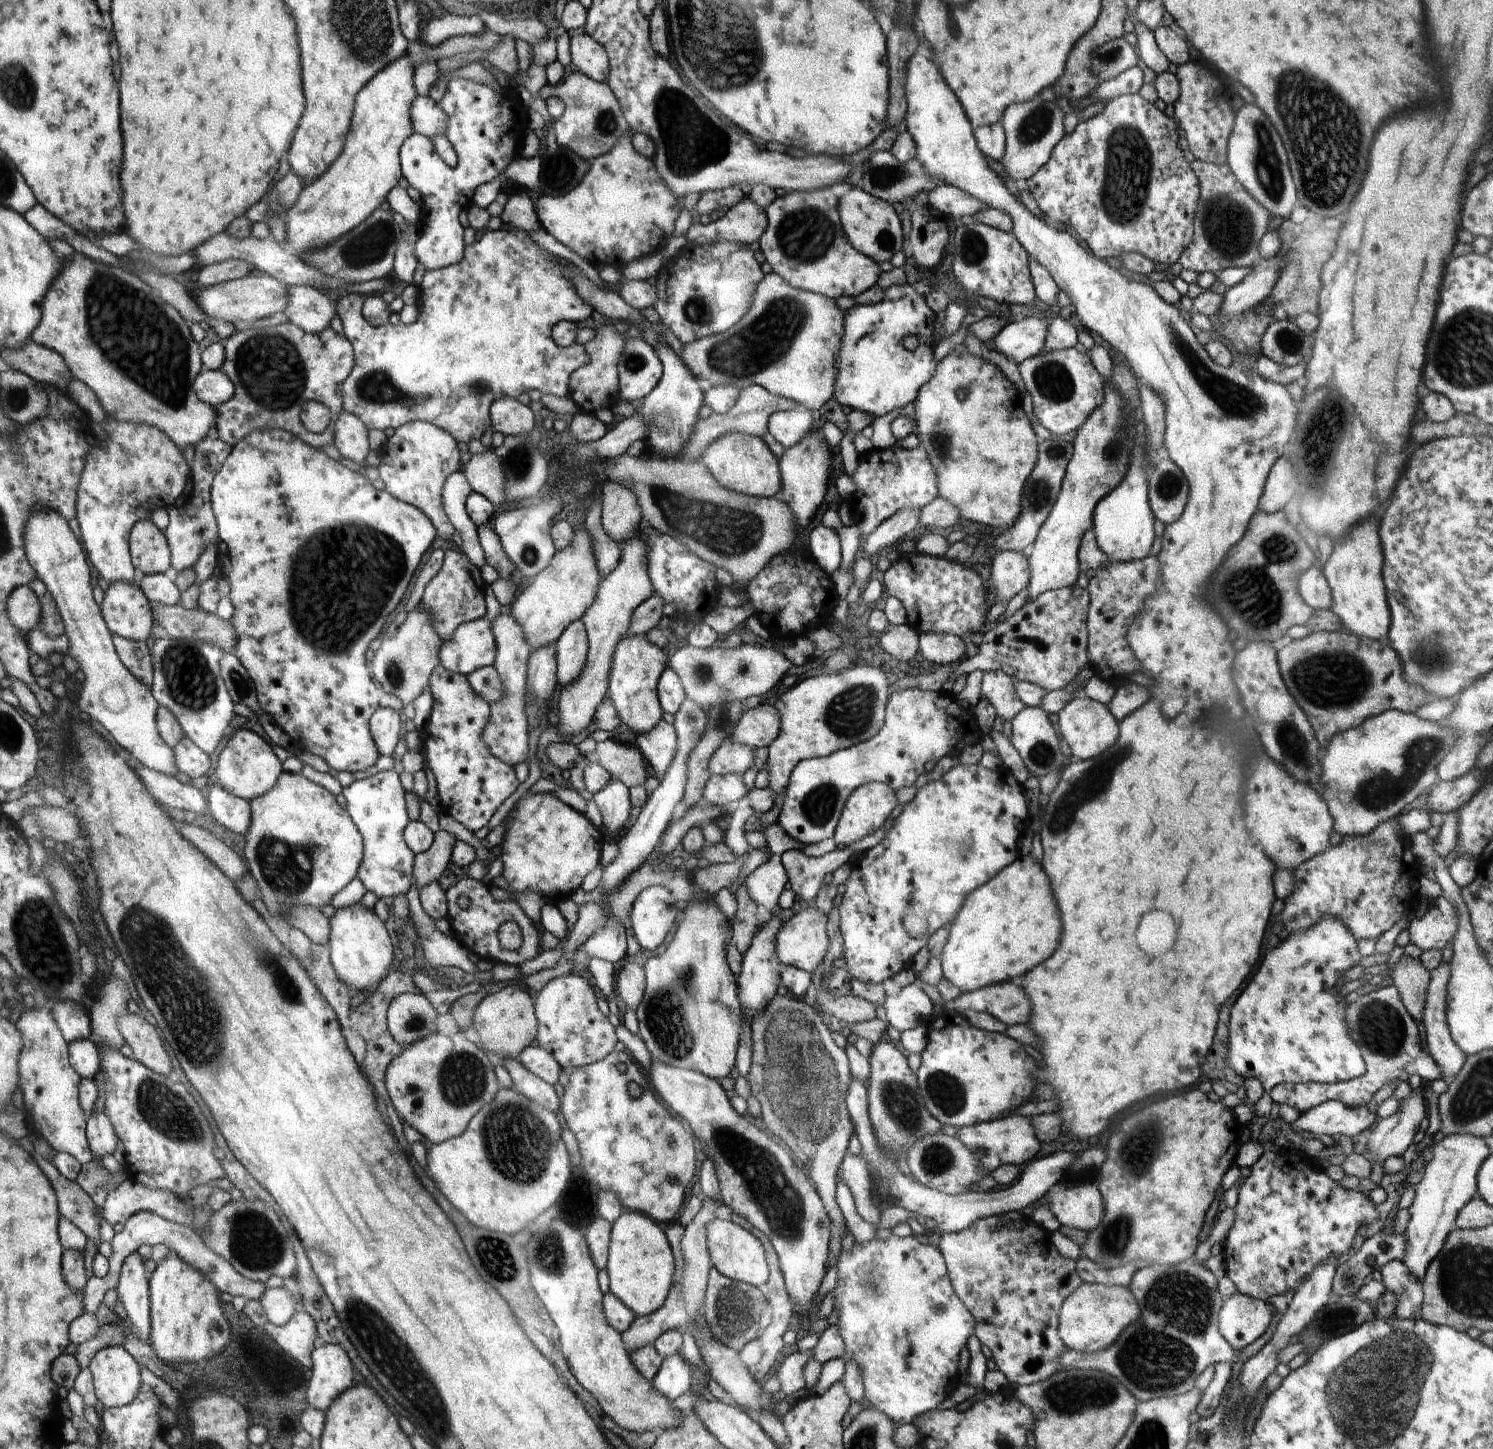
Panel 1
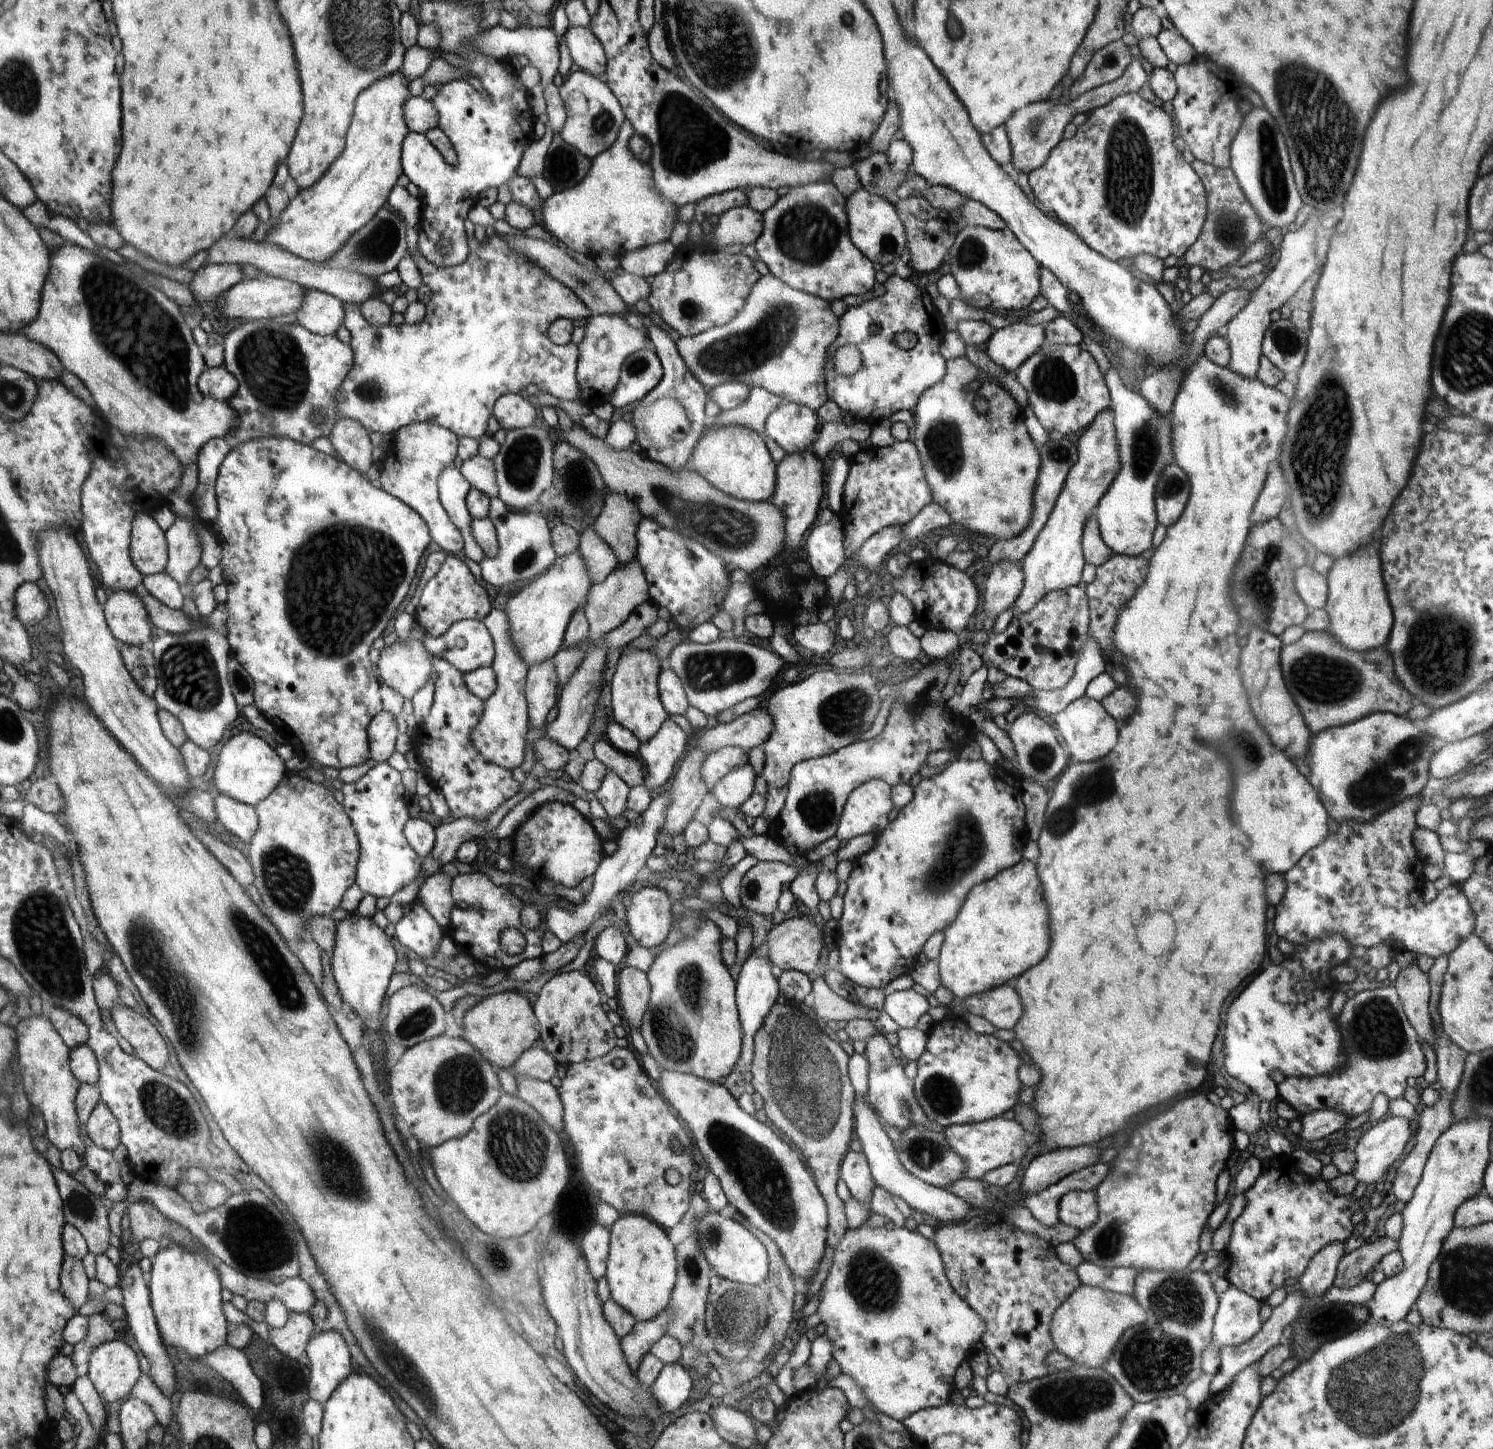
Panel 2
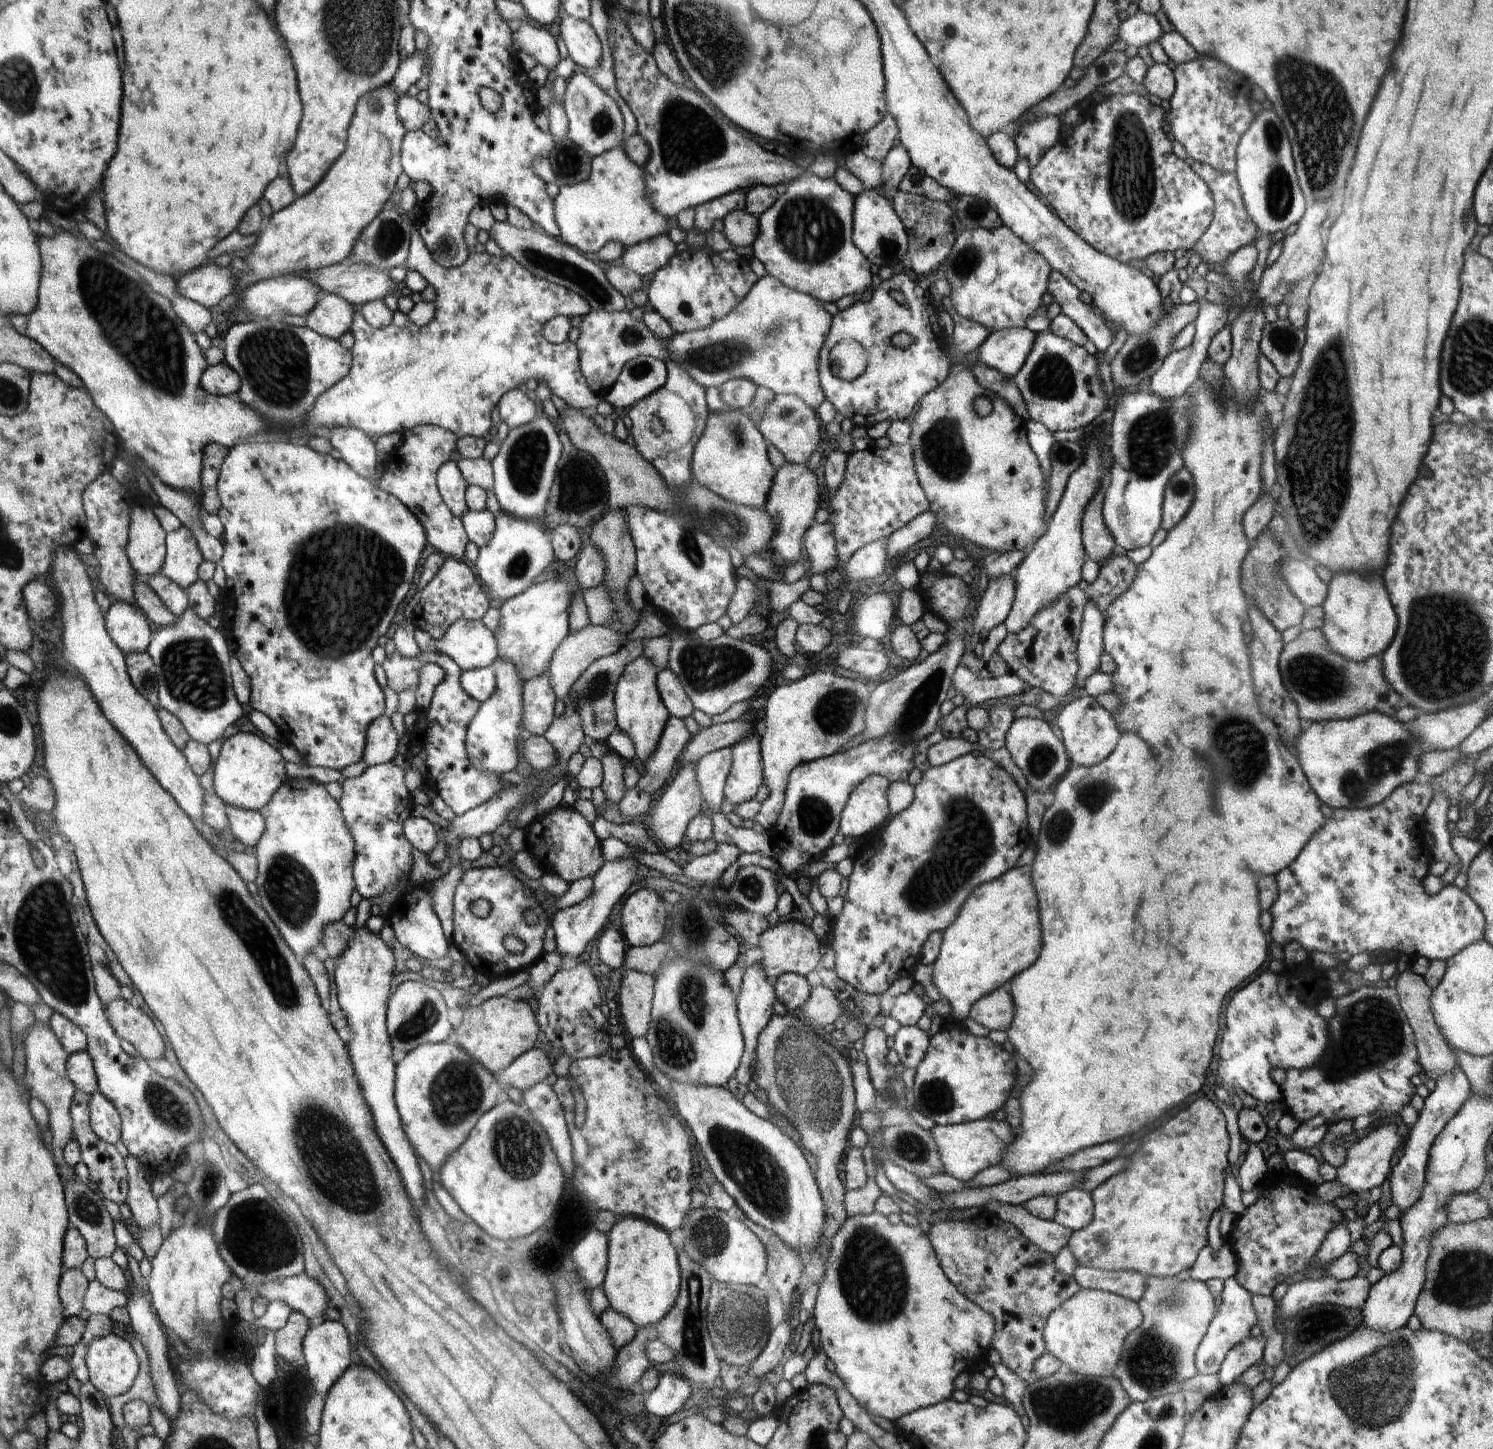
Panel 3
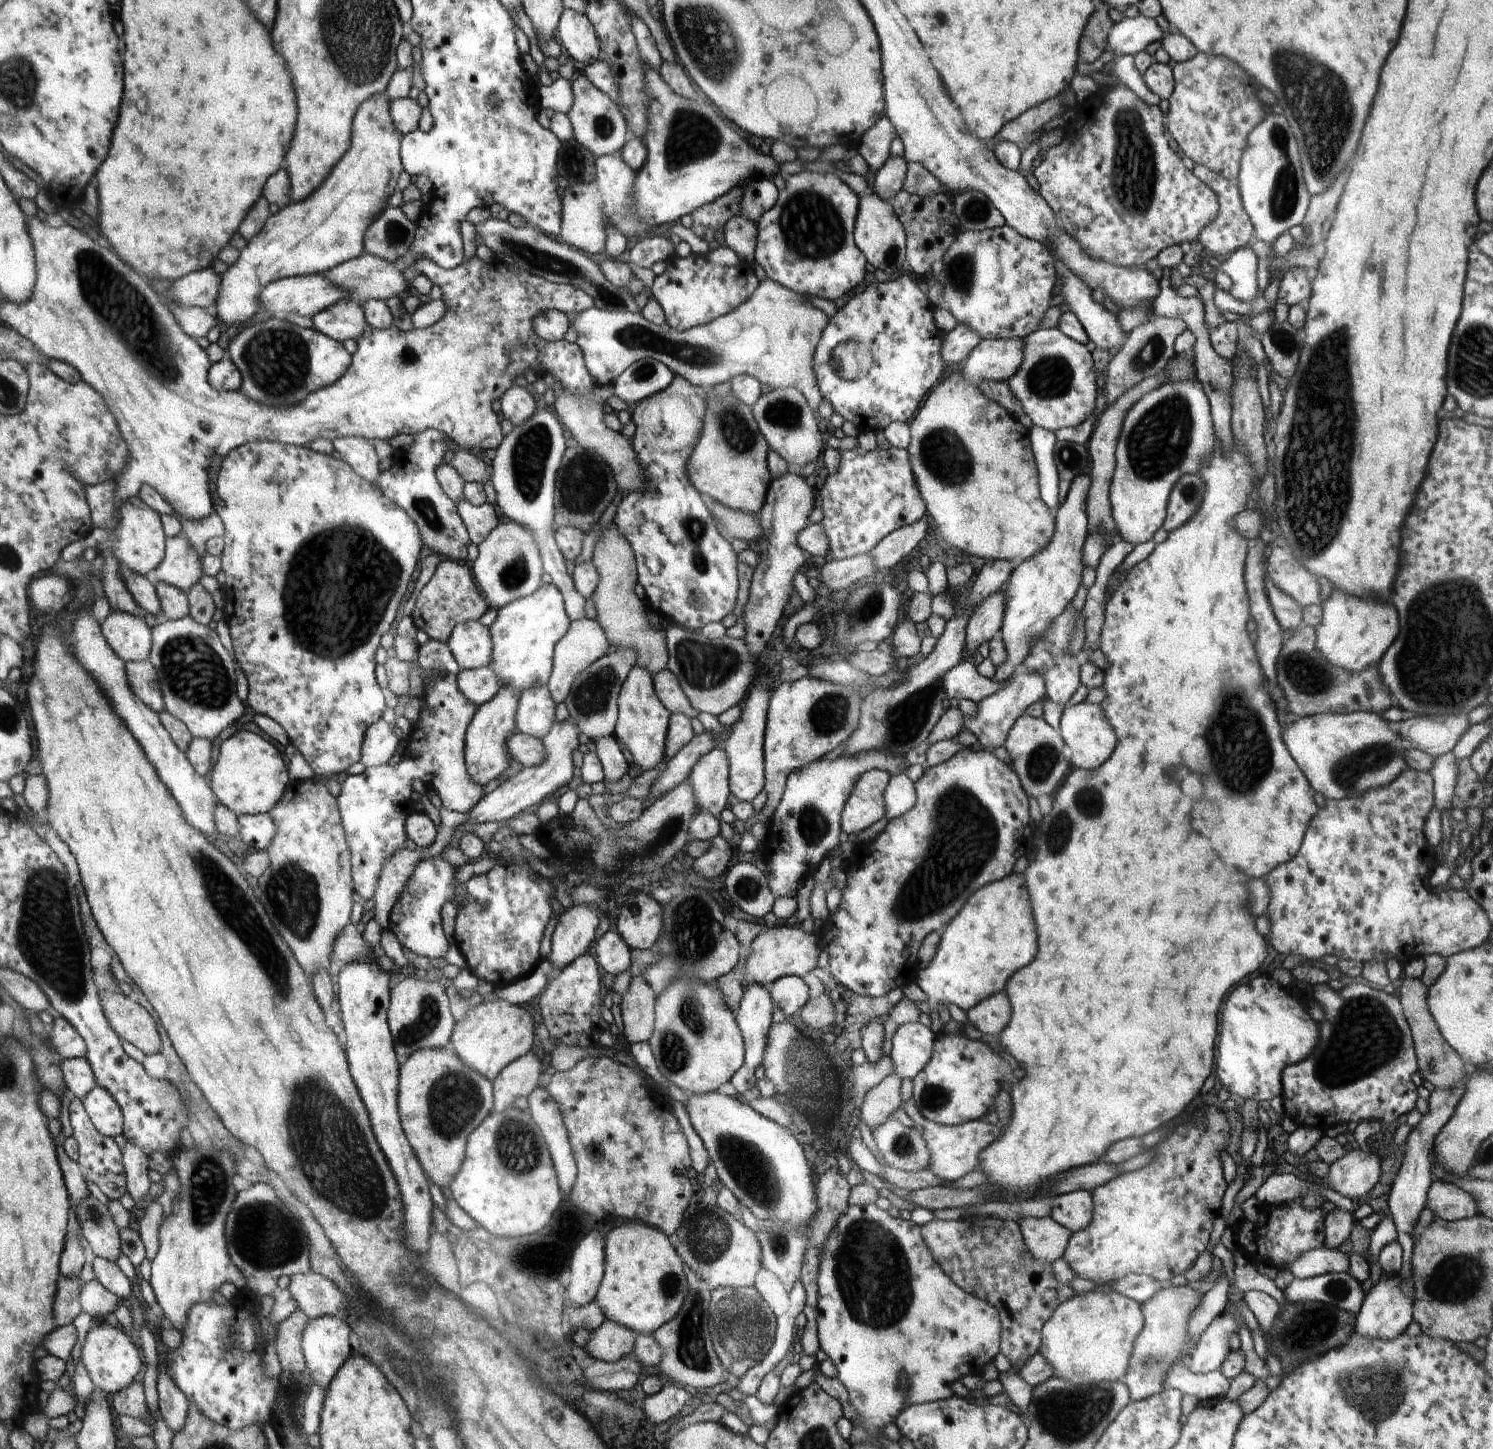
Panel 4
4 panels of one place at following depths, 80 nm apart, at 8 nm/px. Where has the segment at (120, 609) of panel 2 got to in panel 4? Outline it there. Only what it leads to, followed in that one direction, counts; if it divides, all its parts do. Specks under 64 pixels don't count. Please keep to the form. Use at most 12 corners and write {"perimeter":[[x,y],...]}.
{"perimeter":[[111,612],[102,633],[126,664],[149,660],[151,630],[142,617]]}

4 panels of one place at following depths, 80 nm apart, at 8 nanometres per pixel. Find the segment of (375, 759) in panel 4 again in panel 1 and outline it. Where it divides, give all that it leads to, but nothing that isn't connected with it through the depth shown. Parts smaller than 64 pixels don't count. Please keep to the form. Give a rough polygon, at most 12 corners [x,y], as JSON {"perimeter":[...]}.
{"perimeter":[[392,708],[374,716],[374,744],[390,756],[400,736],[400,716]]}

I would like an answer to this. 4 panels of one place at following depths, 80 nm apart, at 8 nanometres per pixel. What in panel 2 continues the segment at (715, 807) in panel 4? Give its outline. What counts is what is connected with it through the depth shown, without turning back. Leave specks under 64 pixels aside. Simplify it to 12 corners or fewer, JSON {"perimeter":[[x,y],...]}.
{"perimeter":[[722,747],[709,753],[700,768],[708,790],[744,766],[748,752]]}

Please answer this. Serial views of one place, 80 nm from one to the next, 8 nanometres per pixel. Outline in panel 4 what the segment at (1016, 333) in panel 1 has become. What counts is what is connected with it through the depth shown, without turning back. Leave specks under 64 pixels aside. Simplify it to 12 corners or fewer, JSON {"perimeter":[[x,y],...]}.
{"perimeter":[[986,340],[960,371],[968,382],[1004,382],[1018,372],[1024,342]]}

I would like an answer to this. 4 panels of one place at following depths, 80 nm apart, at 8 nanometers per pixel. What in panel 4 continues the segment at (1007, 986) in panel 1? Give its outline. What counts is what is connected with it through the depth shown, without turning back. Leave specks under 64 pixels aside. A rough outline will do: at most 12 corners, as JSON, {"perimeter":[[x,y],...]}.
{"perimeter":[[998,992],[966,1016],[982,1034],[1008,1026],[1008,998]]}

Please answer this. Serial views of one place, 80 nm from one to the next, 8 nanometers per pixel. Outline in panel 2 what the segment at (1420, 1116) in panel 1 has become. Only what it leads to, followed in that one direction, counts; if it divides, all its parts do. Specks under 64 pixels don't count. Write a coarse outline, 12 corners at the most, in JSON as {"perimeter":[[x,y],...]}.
{"perimeter":[[1382,1118],[1353,1151],[1352,1176],[1384,1180],[1406,1155],[1415,1120]]}

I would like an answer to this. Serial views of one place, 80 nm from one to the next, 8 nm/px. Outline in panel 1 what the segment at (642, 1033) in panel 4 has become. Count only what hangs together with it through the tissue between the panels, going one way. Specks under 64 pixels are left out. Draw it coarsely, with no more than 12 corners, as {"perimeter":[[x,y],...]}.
{"perimeter":[[628,959],[614,978],[617,996],[636,1012],[646,992],[643,968]]}

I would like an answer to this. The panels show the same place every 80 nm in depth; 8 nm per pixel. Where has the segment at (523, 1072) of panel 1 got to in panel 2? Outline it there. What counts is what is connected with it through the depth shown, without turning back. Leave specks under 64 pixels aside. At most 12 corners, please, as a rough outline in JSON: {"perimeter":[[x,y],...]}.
{"perimeter":[[516,1076],[517,1098],[568,1146],[563,1105],[550,1081]]}

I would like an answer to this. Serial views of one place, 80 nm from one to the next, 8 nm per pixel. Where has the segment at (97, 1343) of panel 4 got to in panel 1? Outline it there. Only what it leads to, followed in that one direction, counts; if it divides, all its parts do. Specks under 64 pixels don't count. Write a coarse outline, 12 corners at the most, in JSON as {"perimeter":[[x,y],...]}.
{"perimeter":[[123,1346],[89,1365],[101,1409],[130,1405],[140,1363]]}

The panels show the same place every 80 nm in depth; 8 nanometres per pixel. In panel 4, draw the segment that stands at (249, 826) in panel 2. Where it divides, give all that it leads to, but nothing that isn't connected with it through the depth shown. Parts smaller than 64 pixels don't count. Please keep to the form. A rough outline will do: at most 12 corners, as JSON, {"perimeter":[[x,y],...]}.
{"perimeter":[[269,813],[242,814],[240,839],[256,851],[276,834]]}

